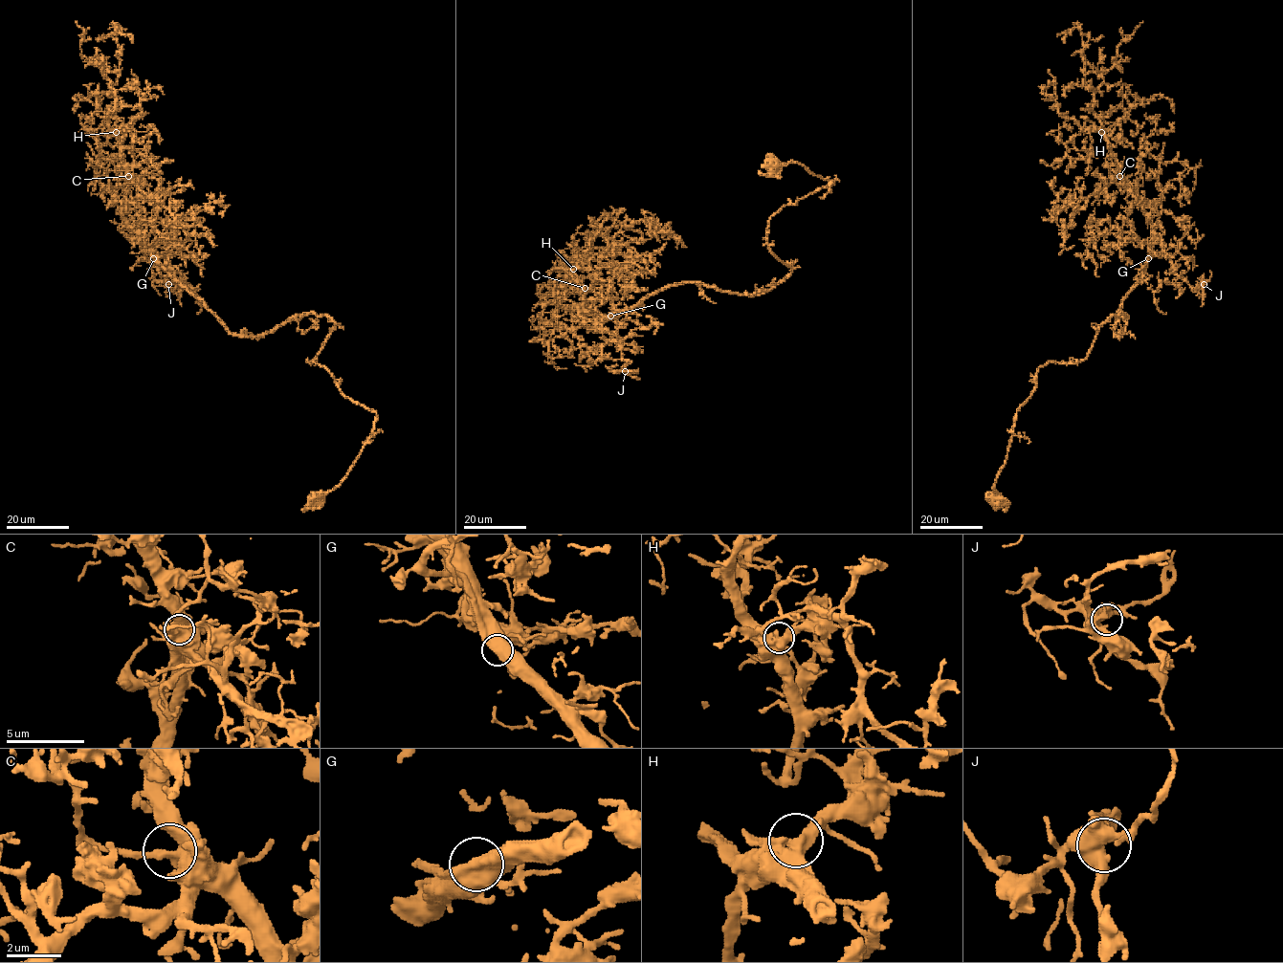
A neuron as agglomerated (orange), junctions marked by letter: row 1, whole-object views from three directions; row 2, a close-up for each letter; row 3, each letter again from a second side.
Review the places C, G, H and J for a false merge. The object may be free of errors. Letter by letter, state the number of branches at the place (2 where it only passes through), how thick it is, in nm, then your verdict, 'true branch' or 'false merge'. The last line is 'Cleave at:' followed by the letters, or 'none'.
C: 2 branches meet; 650 nm thick; true branch
G: 2 branches meet; 650 nm thick; true branch
H: 2 branches meet; 600 nm thick; true branch
J: 2 branches meet; 600 nm thick; true branch
Cleave at: none

